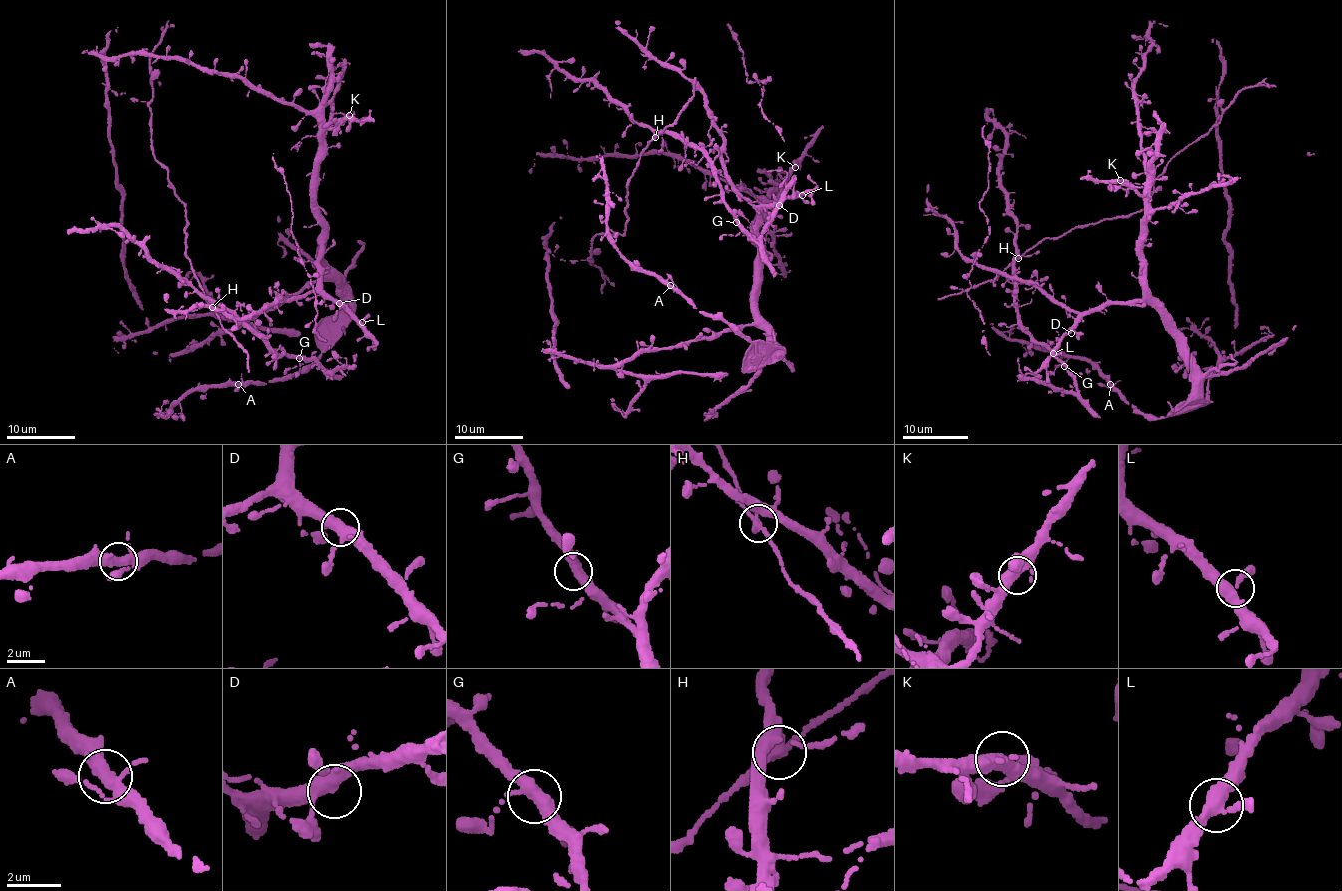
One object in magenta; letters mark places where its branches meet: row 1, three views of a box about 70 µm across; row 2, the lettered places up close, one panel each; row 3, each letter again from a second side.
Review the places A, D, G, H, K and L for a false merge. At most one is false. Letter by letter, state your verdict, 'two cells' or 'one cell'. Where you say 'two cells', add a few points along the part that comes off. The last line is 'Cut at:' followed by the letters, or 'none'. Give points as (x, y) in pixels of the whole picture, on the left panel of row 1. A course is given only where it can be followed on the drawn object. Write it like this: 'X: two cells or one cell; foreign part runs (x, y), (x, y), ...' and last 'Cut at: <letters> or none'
A: one cell
D: one cell
G: one cell
H: two cells; foreign part runs (212, 306), (186, 255), (186, 207), (153, 154), (151, 111), (145, 101), (108, 89), (123, 269), (142, 310)
K: one cell
L: one cell
Cut at: H

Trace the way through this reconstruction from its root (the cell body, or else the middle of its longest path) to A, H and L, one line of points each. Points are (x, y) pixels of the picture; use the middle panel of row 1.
A: (740, 222), (756, 238), (792, 181), (804, 193), (762, 208), (757, 226), (756, 306), (772, 352), (670, 285)
H: (740, 222), (725, 201), (707, 157), (665, 133), (656, 133), (656, 137)
L: (740, 222), (756, 238), (792, 181), (794, 193), (798, 191), (804, 193), (802, 195)

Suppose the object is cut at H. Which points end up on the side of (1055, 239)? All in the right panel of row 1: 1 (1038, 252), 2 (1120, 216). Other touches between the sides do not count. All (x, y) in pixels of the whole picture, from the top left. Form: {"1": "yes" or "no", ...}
{"1": "no", "2": "yes"}

